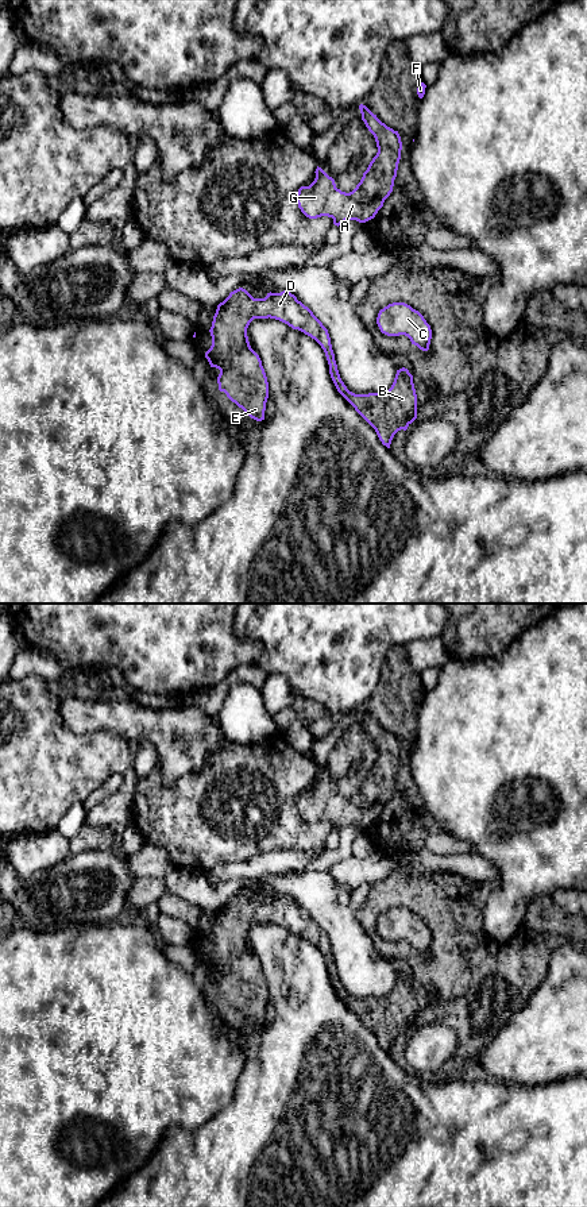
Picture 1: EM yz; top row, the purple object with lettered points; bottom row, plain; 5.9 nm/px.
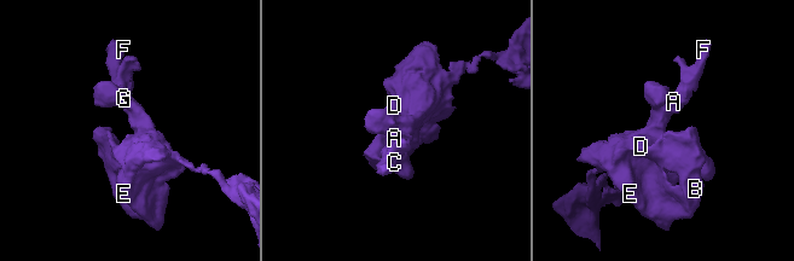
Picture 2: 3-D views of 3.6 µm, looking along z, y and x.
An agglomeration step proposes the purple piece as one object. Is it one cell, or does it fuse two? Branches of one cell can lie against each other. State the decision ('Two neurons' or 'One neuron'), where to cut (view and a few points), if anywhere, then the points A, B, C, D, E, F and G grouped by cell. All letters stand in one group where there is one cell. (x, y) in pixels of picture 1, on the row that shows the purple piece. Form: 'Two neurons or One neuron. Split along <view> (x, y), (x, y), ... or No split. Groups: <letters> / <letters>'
One neuron. No split. Groups: A B C D E F G

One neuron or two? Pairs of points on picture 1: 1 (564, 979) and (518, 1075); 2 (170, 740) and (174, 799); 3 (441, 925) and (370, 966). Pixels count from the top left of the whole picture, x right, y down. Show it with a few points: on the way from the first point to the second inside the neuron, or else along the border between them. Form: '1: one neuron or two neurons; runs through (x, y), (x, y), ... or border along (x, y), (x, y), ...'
1: one neuron; runs through (564, 1003), (564, 1022), (536, 1051)
2: two neurons; border along (157, 763), (161, 779), (166, 785), (201, 770)
3: two neurons; border along (365, 930), (374, 948), (390, 963)

